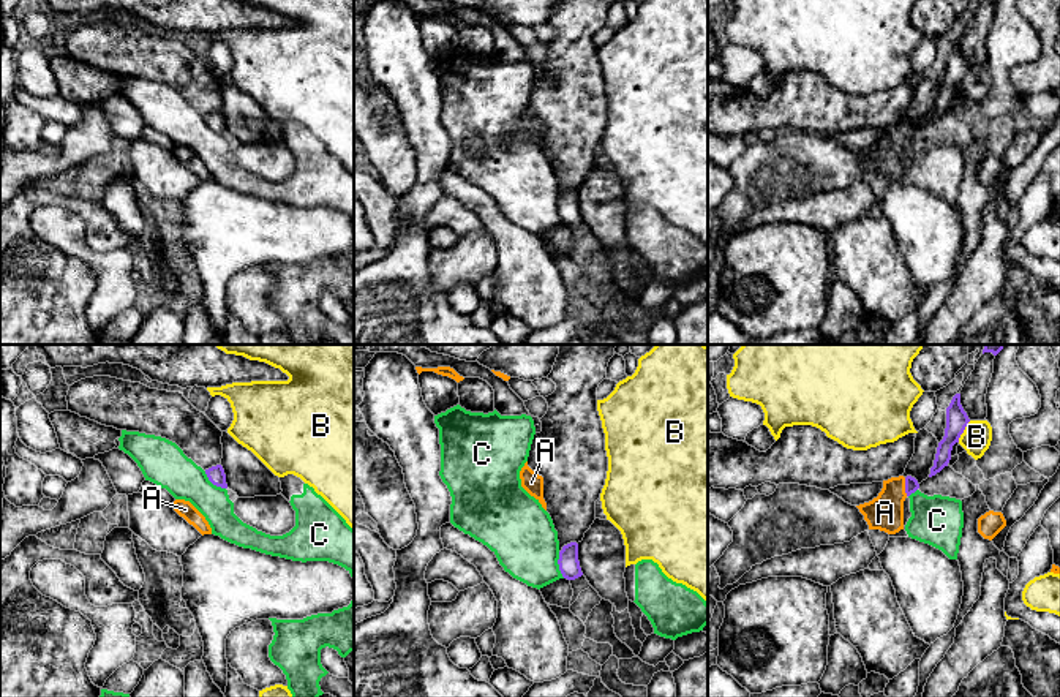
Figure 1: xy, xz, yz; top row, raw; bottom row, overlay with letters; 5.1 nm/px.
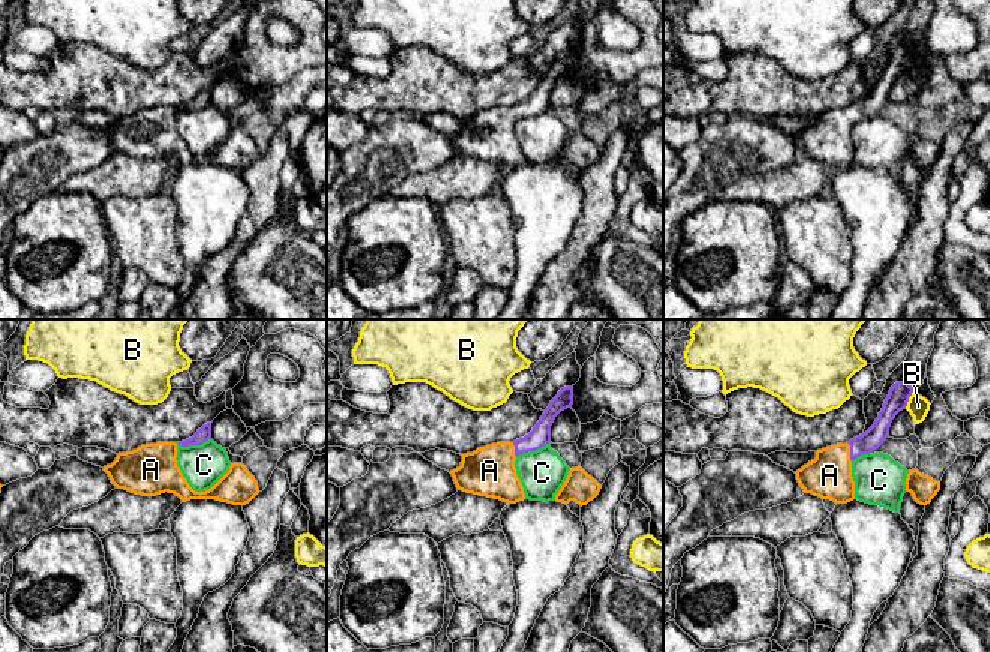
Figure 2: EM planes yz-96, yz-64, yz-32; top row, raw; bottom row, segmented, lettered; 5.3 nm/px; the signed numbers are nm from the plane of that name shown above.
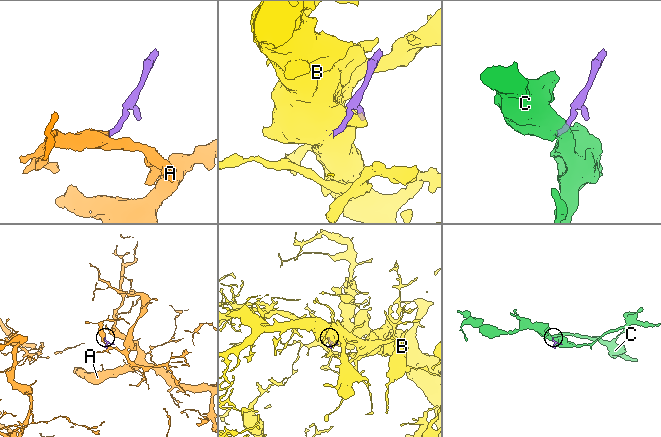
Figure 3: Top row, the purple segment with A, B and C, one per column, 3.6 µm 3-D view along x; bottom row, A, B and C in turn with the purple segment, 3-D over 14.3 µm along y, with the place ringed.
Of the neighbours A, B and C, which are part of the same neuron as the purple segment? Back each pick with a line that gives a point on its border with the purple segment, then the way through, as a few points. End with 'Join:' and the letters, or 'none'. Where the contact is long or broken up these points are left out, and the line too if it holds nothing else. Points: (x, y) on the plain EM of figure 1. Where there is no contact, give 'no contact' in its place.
A: contact yz (905, 133); way yz (912, 131), (905, 133), (885, 158)
Join: A

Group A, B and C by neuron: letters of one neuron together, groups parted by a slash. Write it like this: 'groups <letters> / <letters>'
groups A / B / C

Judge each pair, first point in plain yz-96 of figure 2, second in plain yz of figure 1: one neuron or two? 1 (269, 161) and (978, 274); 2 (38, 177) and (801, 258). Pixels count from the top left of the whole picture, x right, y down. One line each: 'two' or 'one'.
1: one
2: two

